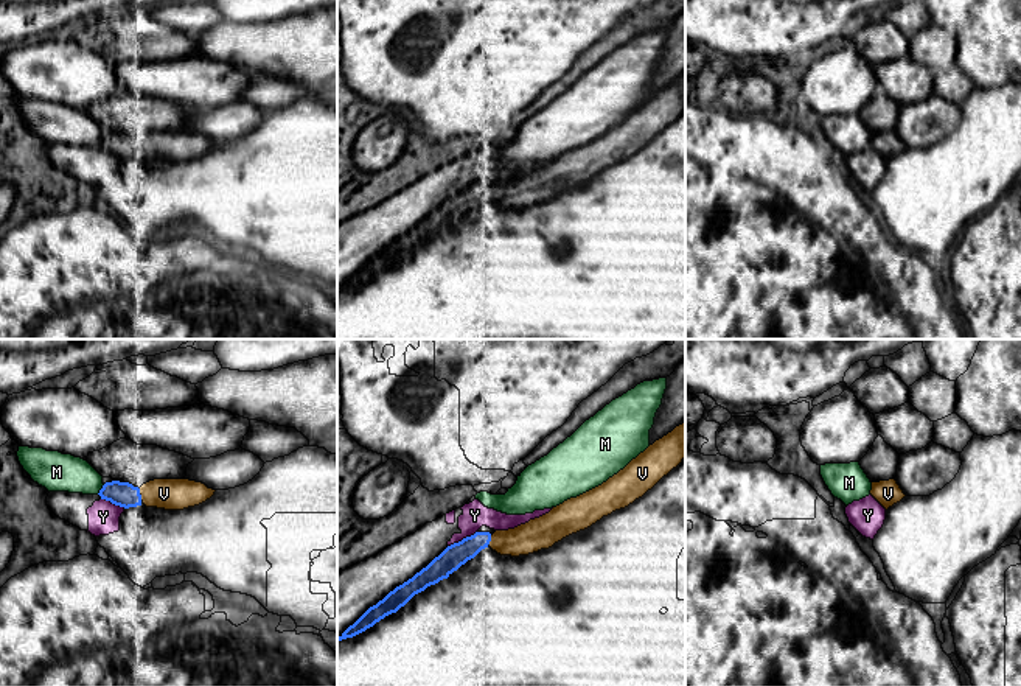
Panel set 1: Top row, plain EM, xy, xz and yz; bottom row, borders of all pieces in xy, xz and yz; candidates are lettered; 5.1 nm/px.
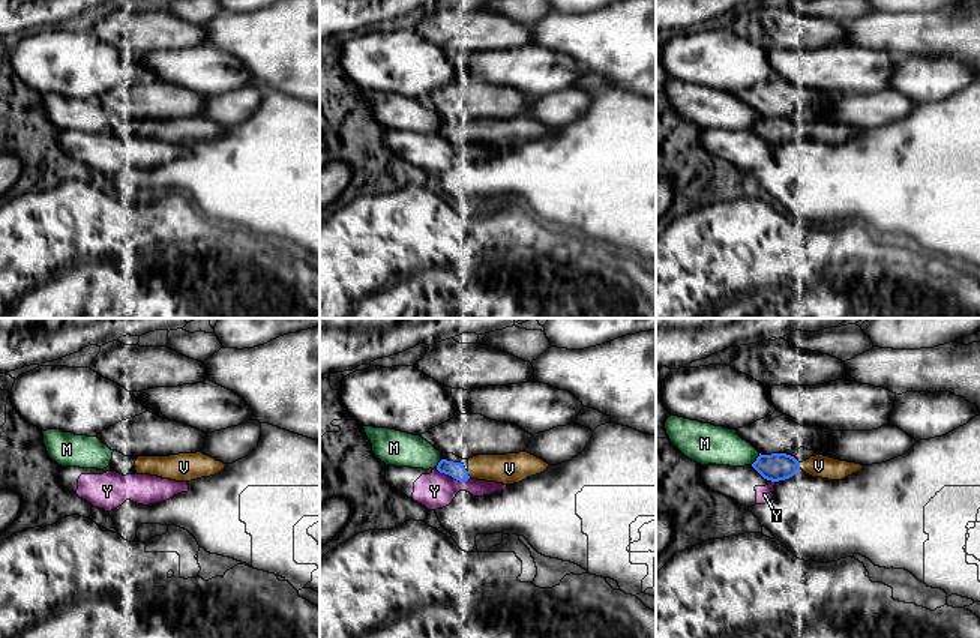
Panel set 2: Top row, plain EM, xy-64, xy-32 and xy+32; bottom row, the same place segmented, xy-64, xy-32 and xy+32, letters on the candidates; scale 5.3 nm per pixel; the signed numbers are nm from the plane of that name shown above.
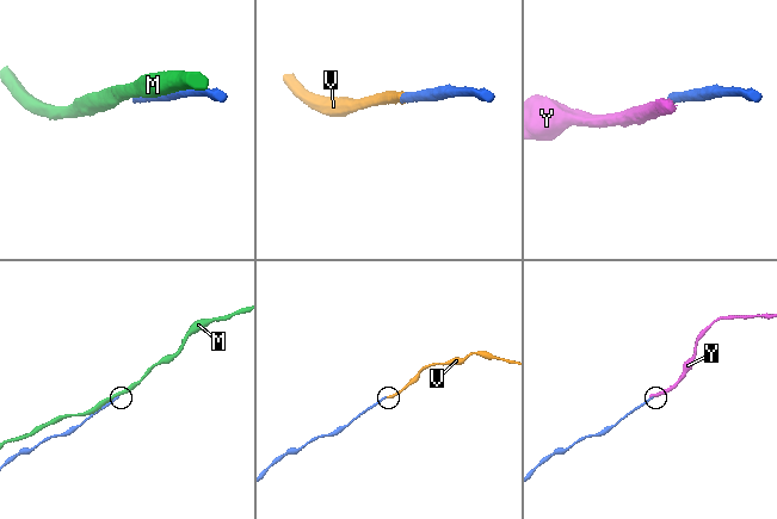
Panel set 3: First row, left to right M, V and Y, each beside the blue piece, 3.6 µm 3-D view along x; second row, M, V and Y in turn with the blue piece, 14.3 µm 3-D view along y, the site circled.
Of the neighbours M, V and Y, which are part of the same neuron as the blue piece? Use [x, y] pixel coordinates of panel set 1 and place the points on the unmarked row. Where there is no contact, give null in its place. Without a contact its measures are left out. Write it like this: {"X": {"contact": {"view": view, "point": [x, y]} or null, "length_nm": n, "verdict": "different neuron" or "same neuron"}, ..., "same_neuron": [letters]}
{"M": {"contact": {"view": "xy", "point": [101, 140]}, "length_nm": 70, "verdict": "different neuron"}, "V": {"contact": {"view": "xy", "point": [140, 146]}, "length_nm": 70, "verdict": "same neuron"}, "Y": {"contact": {"view": "xz", "point": [463, 190]}, "length_nm": 180, "verdict": "different neuron"}, "same_neuron": ["V"]}

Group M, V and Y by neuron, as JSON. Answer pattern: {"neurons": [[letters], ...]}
{"neurons": [["M"], ["V"], ["Y"]]}

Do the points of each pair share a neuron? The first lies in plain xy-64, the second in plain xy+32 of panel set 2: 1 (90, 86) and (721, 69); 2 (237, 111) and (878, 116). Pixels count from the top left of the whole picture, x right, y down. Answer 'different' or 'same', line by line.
1: same
2: same

